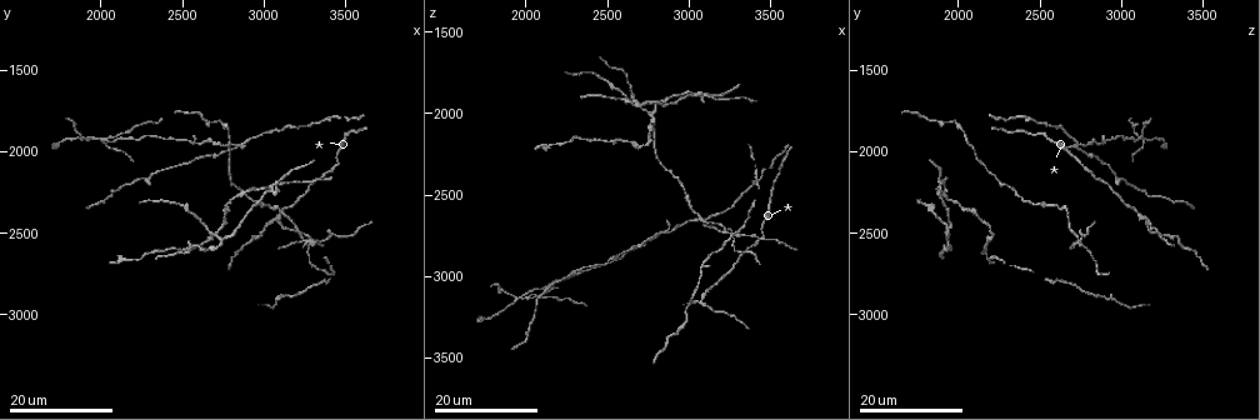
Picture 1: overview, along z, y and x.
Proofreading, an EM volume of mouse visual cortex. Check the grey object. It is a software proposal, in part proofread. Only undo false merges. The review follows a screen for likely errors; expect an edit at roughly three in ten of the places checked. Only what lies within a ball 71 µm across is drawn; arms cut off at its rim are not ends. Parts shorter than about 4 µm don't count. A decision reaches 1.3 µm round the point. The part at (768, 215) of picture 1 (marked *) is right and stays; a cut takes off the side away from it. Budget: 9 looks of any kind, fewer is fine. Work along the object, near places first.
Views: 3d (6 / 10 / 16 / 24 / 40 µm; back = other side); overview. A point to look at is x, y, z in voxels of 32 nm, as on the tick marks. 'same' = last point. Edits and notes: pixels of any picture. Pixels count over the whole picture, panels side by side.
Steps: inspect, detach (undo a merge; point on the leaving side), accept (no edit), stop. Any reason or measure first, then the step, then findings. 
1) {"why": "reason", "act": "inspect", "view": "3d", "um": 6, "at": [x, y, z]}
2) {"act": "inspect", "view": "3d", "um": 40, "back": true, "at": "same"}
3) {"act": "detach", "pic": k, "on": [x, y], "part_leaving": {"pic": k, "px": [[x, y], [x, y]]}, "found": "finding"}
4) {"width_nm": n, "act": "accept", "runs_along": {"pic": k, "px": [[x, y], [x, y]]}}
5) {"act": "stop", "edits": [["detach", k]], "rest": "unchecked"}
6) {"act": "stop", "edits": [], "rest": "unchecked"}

{"why": "three-way junction", "act": "inspect", "view": "3d", "um": 24, "at": [3060, 2400, 3180]}

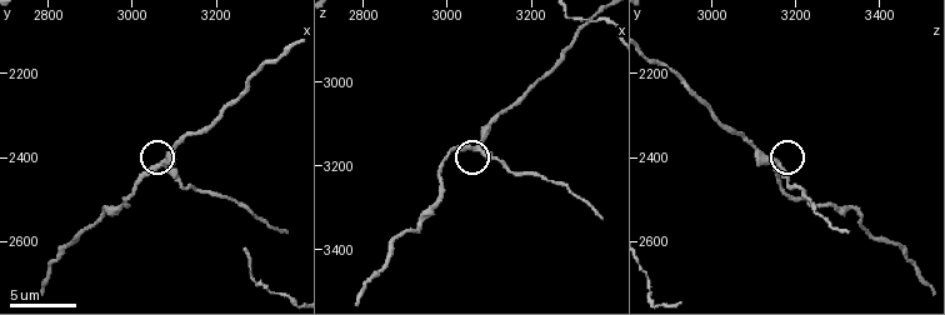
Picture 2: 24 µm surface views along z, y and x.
{"why": "zoom in", "act": "inspect", "view": "3d", "um": 10, "at": [3075, 2415, 3165]}

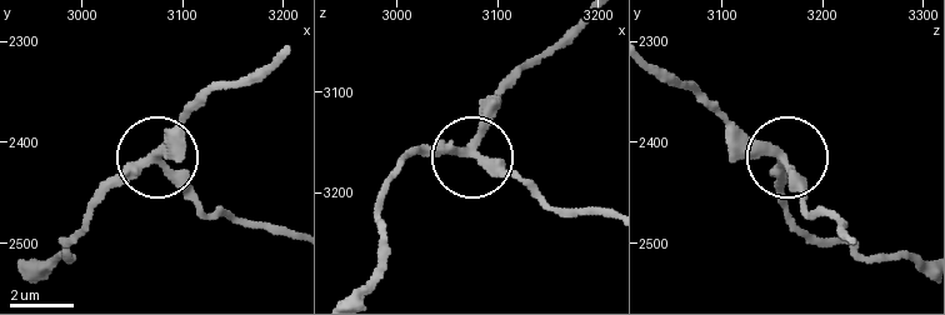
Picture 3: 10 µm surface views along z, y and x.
{"side_arm_um": 13, "act": "accept", "runs_along": {"pic": 3, "px": [[651, 68], [691, 86], [780, 150], [813, 218]]}, "found": "one neuron here"}

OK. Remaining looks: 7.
{"why": "a fork", "act": "inspect", "view": "3d", "um": 16, "at": [2840, 1980, 2720]}

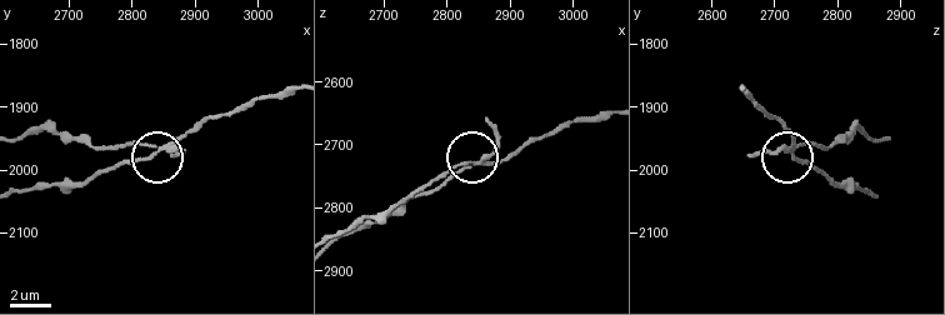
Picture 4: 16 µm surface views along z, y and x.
{"why": "closer look", "act": "inspect", "view": "3d", "um": 6, "at": [2835, 1980, 2725]}

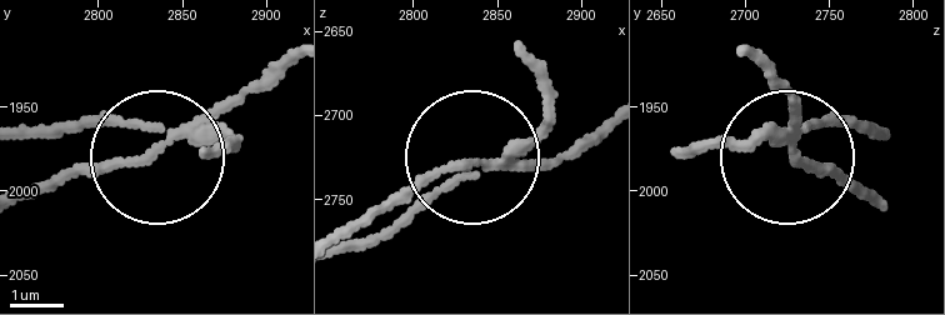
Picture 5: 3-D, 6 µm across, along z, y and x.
{"act": "detach", "pic": 5, "on": [229, 136], "part_leaving": {"pic": 5, "px": [[174, 134], [111, 120], [31, 134]]}, "found": "two neurons meet here"}

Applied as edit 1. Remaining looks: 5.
{"why": "redraw", "act": "inspect", "view": "overview"}

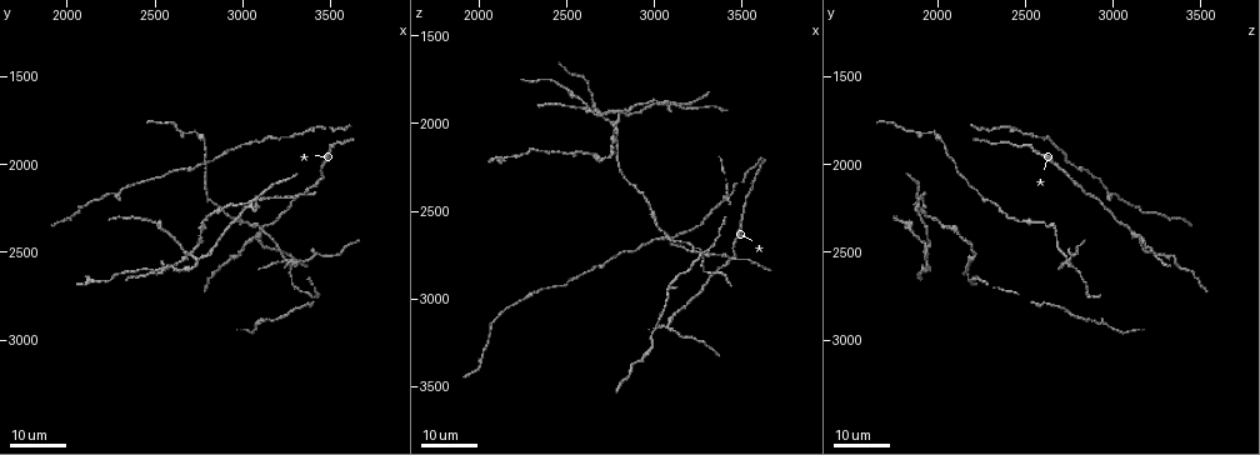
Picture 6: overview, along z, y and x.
{"why": "small branch off a trunk", "act": "inspect", "view": "3d", "um": 16, "at": [2740, 2560, 1940]}

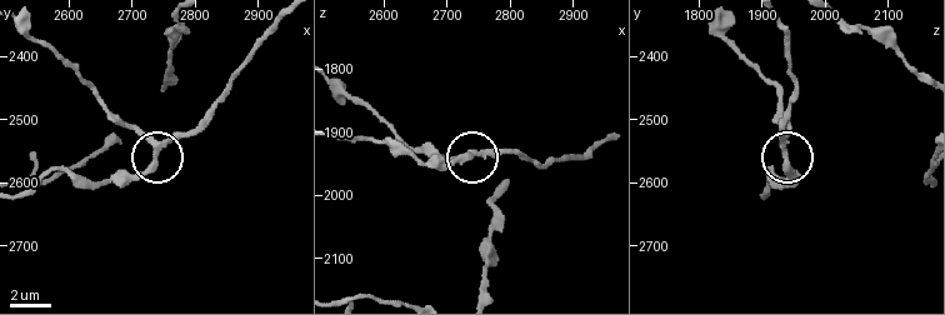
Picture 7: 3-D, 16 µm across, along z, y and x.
{"why": "closer look", "act": "inspect", "view": "3d", "um": 6, "at": [2740, 2550, 1935]}

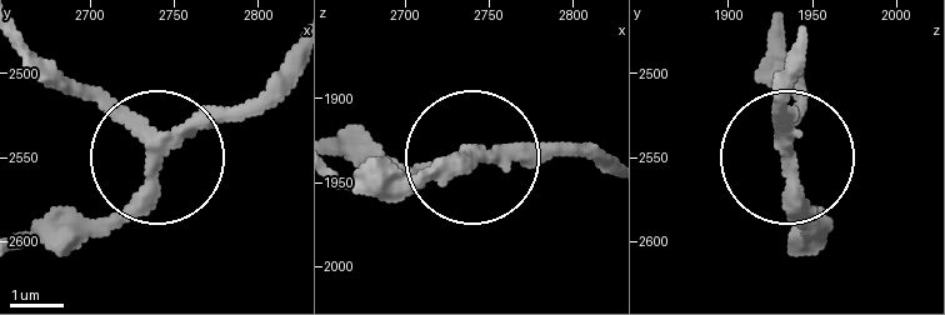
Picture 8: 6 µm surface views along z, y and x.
{"act": "inspect", "view": "3d", "um": 6, "back": true, "at": [2738, 2548, 1936]}

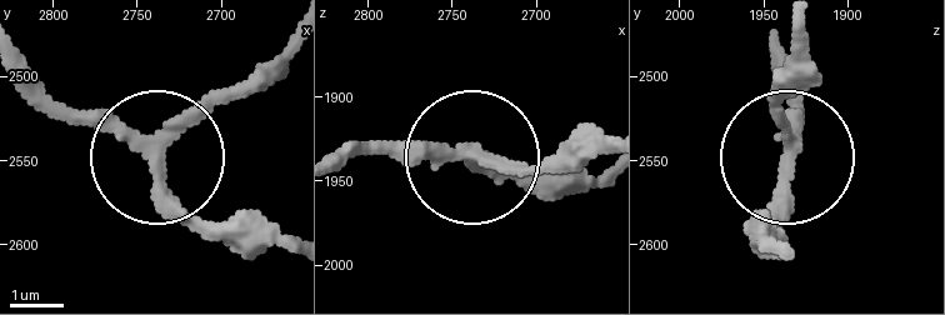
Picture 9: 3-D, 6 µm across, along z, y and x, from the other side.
{"width_nm": 240, "act": "accept", "runs_along": {"pic": 9, "px": [[26, 66], [66, 103], [120, 120], [174, 200], [236, 250]]}, "found": "all the same neuron"}

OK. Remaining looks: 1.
{"act": "stop", "edits": [["detach", 5]], "rest": "unchecked"}

